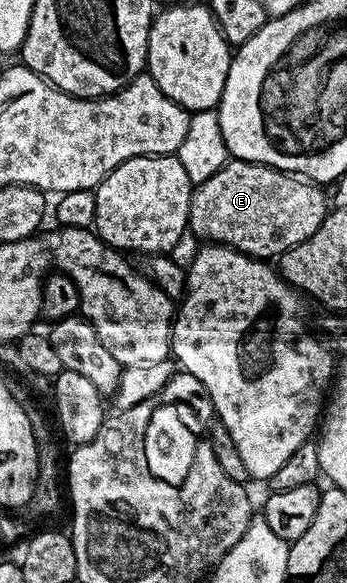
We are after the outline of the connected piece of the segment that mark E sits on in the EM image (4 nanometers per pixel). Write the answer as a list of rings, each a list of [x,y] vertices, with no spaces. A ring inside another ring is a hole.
[[[233,159],[227,161],[208,180],[195,185],[188,209],[189,231],[204,238],[200,240],[231,246],[233,250],[252,258],[272,260],[280,257],[294,244],[309,239],[321,226],[329,209],[323,190],[325,189],[321,185],[310,183],[287,171],[277,170],[276,167]]]

